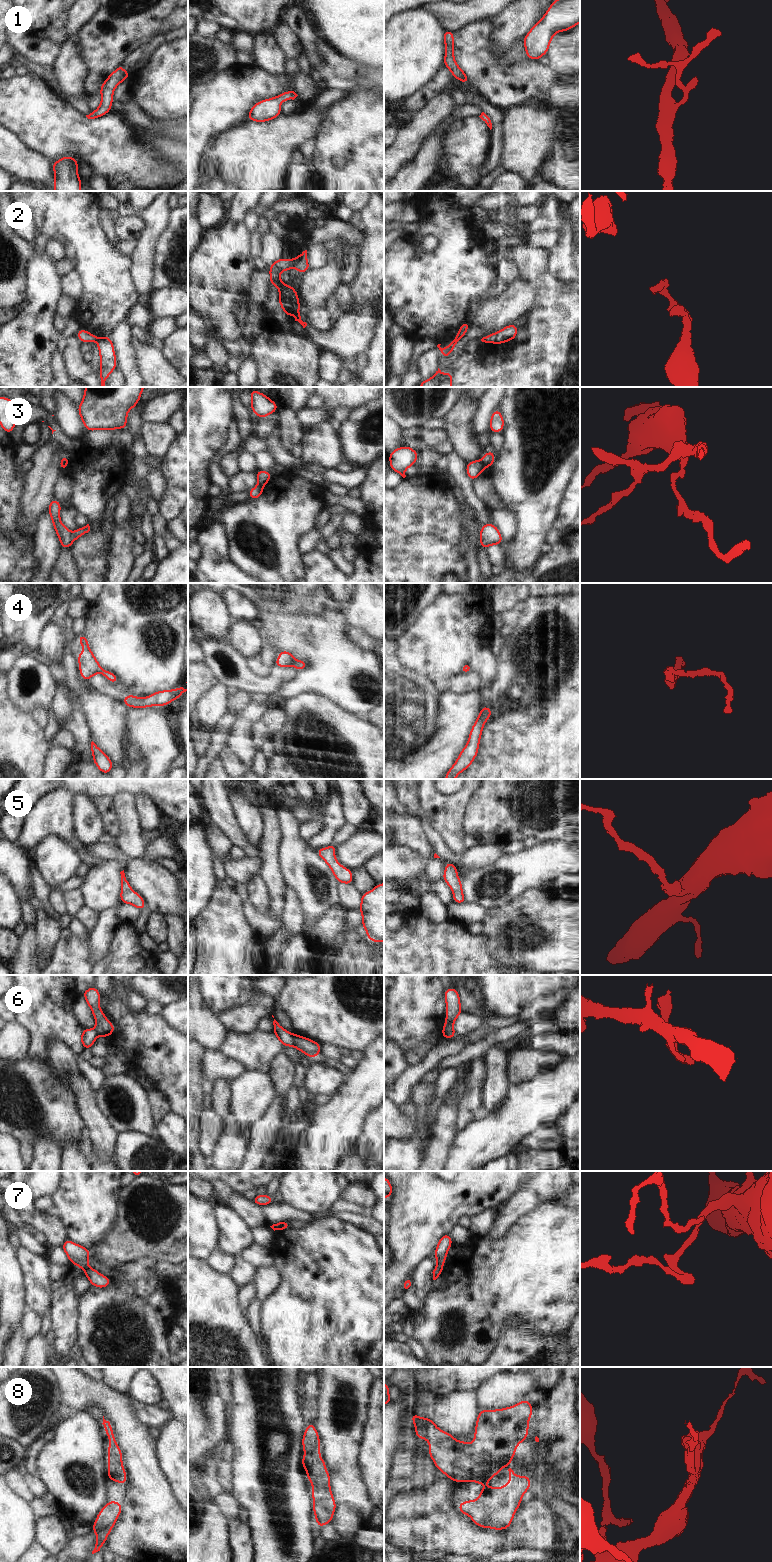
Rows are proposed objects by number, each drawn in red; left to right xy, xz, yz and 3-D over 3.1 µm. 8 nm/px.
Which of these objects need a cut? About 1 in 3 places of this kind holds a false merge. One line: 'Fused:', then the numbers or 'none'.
Fused: 2, 3, 6

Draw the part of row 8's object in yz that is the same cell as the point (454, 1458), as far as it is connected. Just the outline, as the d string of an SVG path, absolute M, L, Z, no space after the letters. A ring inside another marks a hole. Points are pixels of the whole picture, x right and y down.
M524 1400L504 1409L479 1410L472 1445L457 1441L448 1432L440 1430L430 1418L419 1417L414 1412L410 1416L417 1438L428 1440L429 1457L439 1471L454 1482L476 1481L481 1485L489 1482L493 1475L500 1475L499 1471L511 1464L518 1444L527 1439L532 1404L529 1400Z

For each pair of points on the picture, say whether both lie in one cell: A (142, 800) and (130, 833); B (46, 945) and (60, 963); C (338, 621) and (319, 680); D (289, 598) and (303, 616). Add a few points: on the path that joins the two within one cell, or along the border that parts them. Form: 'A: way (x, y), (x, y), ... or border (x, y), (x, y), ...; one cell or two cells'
A: border (133, 797), (135, 812), (142, 834); two cells
B: border (60, 930), (48, 962); two cells
C: way (328, 636), (328, 665); one cell
D: border (275, 611), (297, 613), (305, 609), (322, 613); two cells

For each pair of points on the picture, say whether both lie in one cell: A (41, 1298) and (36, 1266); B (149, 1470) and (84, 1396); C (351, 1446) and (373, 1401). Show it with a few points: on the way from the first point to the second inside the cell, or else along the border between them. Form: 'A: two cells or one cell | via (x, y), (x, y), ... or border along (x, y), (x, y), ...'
A: one cell | via (38, 1290), (37, 1274)
B: one cell | via (137, 1448), (123, 1421), (106, 1404)
C: two cells | border along (367, 1412), (364, 1431), (361, 1437)

